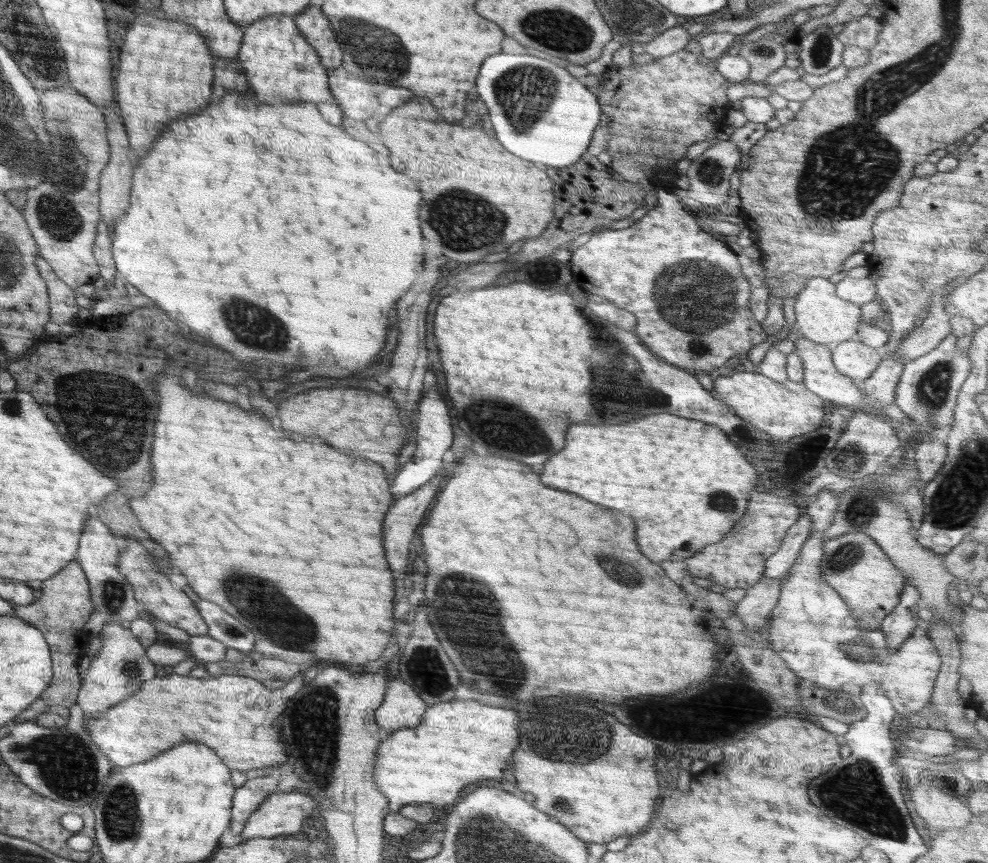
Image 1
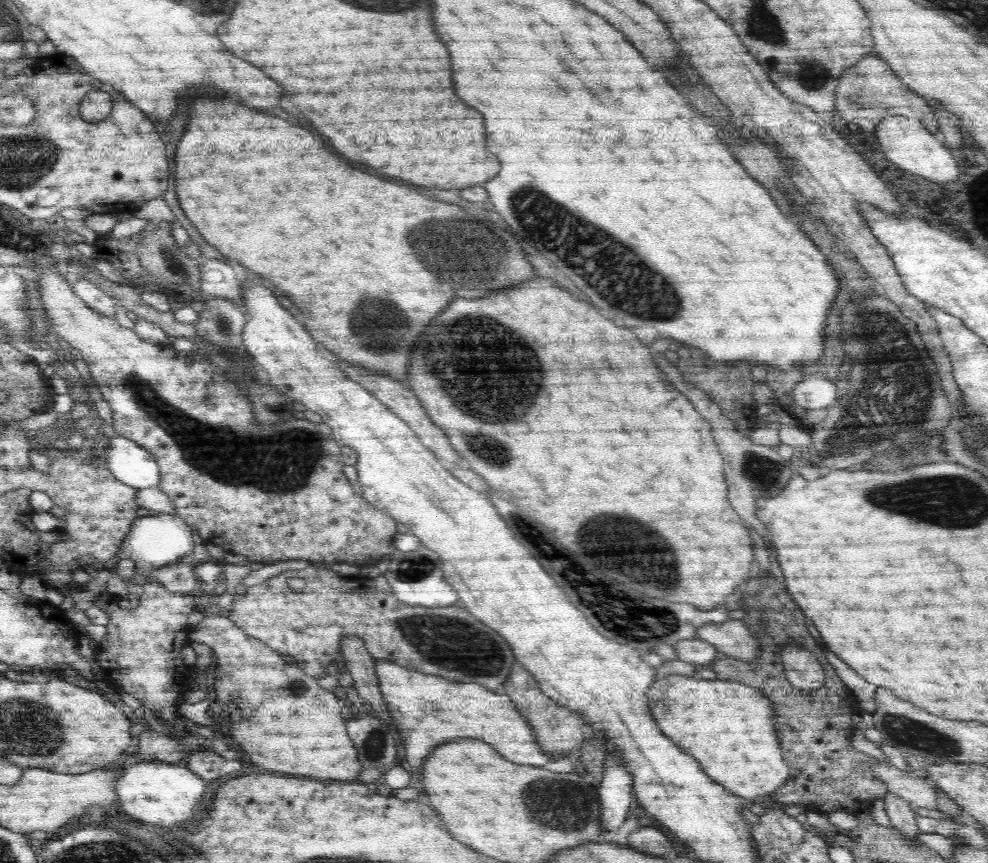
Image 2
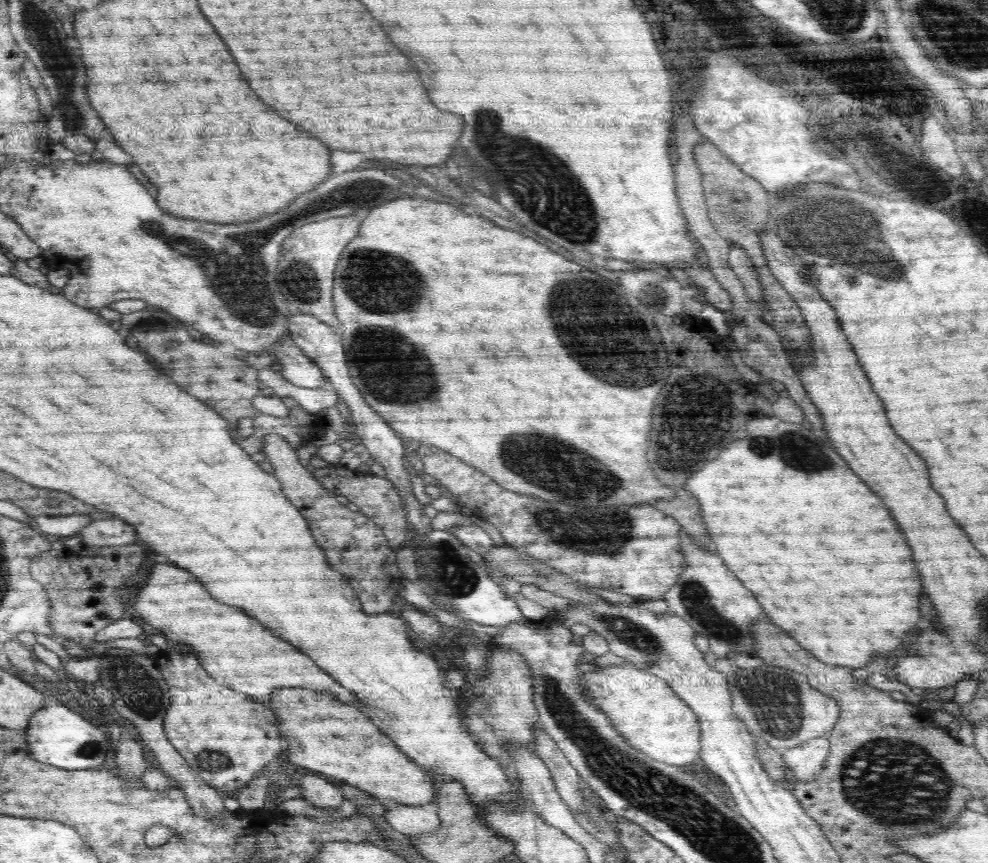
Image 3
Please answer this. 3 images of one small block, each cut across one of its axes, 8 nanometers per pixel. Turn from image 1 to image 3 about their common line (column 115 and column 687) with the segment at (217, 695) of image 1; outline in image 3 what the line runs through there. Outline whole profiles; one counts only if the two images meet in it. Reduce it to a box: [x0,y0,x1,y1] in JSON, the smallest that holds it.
[577,662,701,766]

